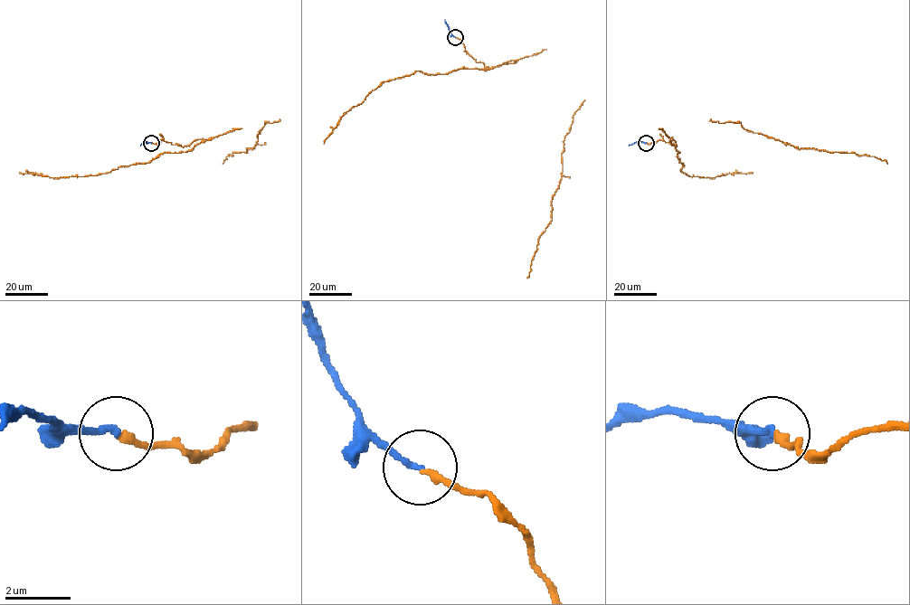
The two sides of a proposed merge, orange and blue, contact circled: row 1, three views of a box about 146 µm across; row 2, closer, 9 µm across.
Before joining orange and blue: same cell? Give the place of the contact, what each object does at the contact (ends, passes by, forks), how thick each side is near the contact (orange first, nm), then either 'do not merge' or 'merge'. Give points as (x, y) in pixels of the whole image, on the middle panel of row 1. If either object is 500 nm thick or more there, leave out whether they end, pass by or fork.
at (455, 37); orange ends there; blue ends there; 240 nm thick on the orange side, 180 nm on the other; merge

